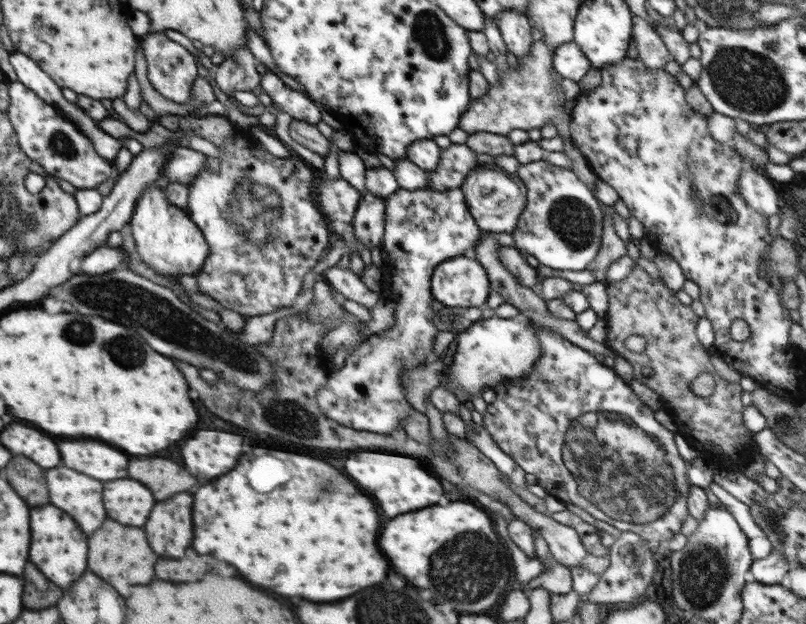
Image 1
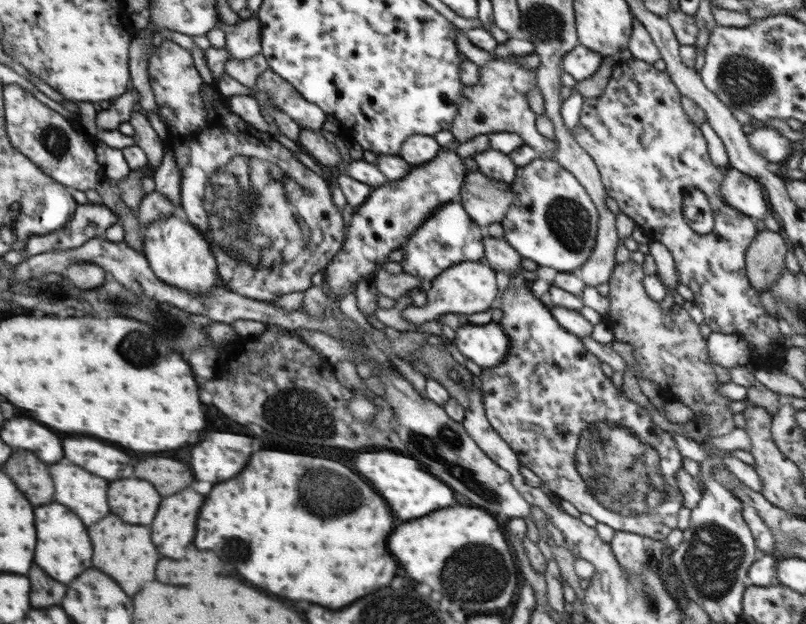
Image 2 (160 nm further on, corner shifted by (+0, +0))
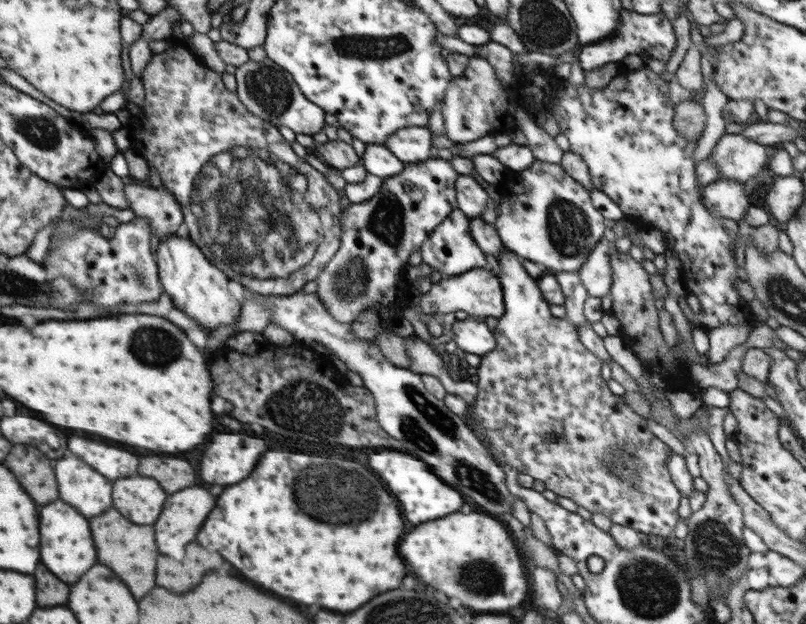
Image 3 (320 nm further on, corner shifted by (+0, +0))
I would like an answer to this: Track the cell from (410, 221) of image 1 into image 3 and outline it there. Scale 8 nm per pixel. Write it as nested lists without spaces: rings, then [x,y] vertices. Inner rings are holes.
[[[456,208],[446,219],[442,220],[434,232],[430,233],[430,236],[421,246],[419,255],[422,262],[430,265],[434,271],[440,272],[442,277],[454,277],[471,268],[486,266],[486,254],[474,242],[469,228],[470,219]]]

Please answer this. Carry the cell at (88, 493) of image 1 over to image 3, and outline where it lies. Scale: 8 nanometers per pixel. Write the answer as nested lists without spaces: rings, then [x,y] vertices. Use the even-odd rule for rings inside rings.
[[[60,458],[54,470],[60,498],[70,506],[78,506],[86,518],[98,516],[112,506],[112,482],[80,458]]]

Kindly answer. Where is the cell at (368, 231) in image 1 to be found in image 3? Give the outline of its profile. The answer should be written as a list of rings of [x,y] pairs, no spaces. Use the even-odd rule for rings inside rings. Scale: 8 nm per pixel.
[[[445,154],[437,159],[409,163],[400,174],[384,180],[382,188],[374,197],[358,204],[351,203],[341,212],[341,243],[317,277],[318,289],[315,292],[334,320],[351,324],[367,308],[376,308],[378,312],[390,311],[408,302],[407,292],[402,294],[404,290],[401,289],[404,284],[408,284],[404,270],[412,257],[419,255],[430,233],[457,208],[455,184],[458,176]]]

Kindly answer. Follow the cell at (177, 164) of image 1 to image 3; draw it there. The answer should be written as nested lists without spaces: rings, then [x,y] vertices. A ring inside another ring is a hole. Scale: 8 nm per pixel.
[[[149,184],[125,185],[124,196],[135,216],[147,218],[152,234],[160,241],[172,236],[183,223],[182,207],[165,187],[154,188]]]

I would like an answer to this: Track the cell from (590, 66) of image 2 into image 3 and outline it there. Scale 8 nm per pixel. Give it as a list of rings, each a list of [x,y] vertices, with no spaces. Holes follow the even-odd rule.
[[[624,9],[621,12],[621,21],[619,27],[615,30],[615,34],[594,44],[582,46],[577,57],[584,72],[604,66],[609,62],[619,63],[628,54],[656,58],[660,62],[667,63],[672,56],[672,52],[674,52],[674,48],[676,48],[676,34],[672,27],[672,21],[661,10],[645,15]]]

